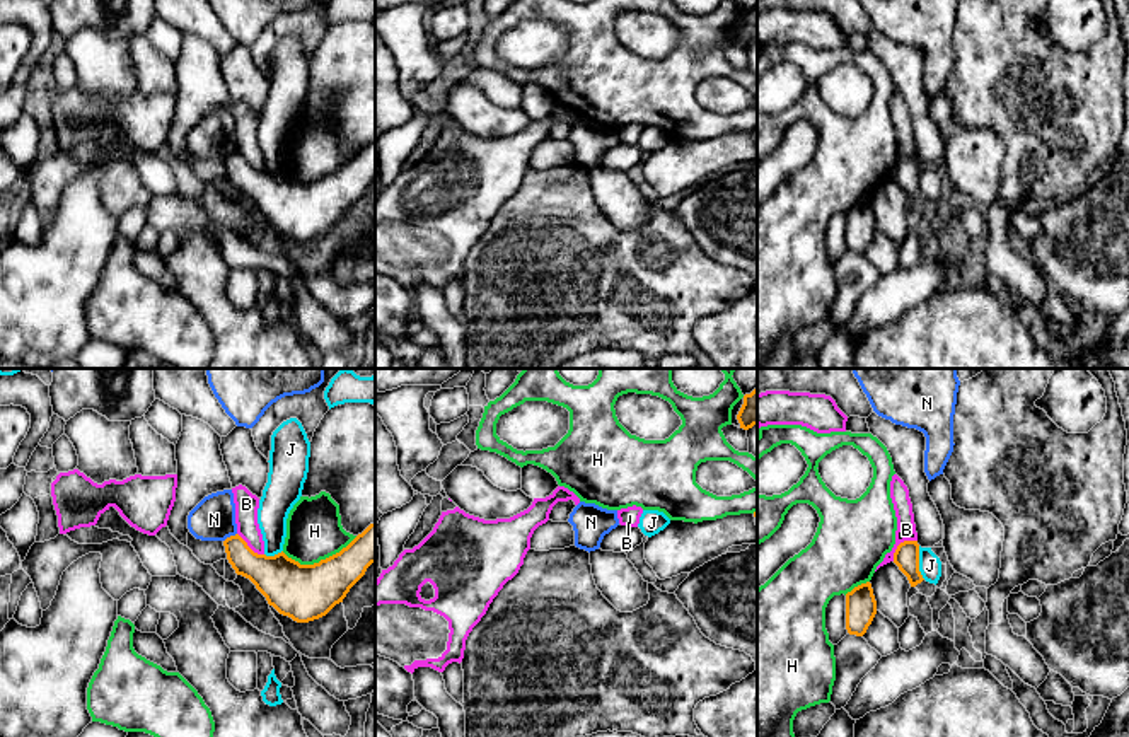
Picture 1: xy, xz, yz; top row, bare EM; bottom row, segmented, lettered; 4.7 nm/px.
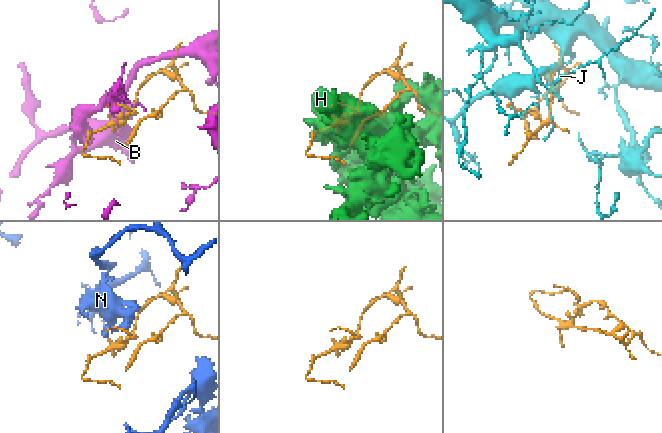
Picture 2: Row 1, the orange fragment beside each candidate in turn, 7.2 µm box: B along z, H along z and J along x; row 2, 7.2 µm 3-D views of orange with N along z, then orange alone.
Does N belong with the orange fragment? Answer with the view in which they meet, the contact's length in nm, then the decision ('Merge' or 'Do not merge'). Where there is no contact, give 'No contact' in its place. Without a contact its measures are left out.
Touches orange in xy. Shared border 80 nm. Do not merge

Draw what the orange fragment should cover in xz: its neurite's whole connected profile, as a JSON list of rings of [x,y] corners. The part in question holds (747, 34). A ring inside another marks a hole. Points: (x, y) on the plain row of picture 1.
[[[757,5],[744,14],[744,22],[737,32],[740,46],[749,48],[757,43]]]

